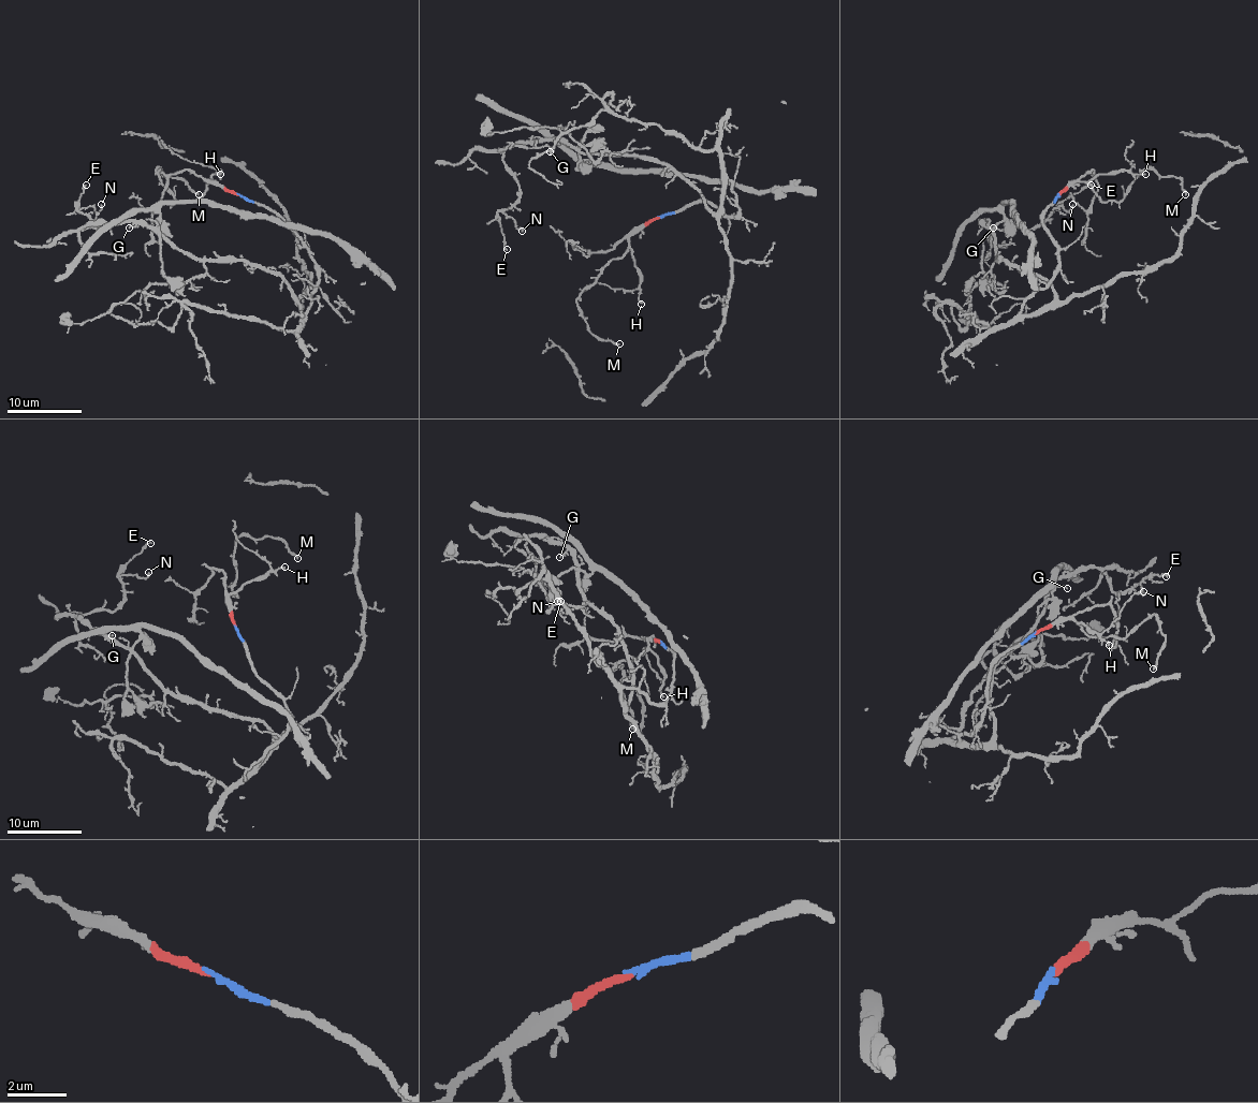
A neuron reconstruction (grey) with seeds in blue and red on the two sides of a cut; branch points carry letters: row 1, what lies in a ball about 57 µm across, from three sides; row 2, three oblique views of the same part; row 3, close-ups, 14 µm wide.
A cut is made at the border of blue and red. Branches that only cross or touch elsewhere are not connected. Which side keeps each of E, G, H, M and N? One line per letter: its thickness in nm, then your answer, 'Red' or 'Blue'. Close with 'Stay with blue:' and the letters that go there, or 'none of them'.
E: Thickness 160 nm. Blue
G: Thickness 120 nm. Blue
H: Thickness 160 nm. Red
M: Thickness 180 nm. Red
N: Thickness 130 nm. Blue
Stay with blue: E, G, N

